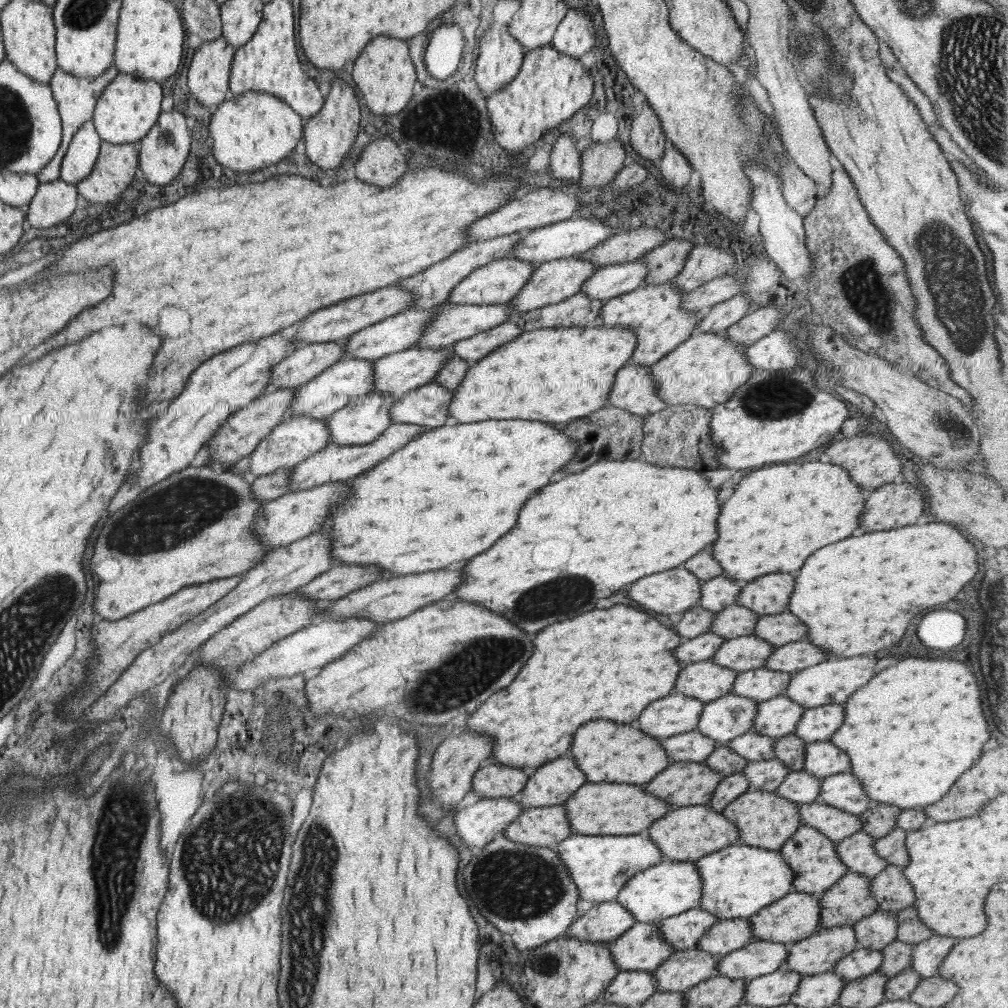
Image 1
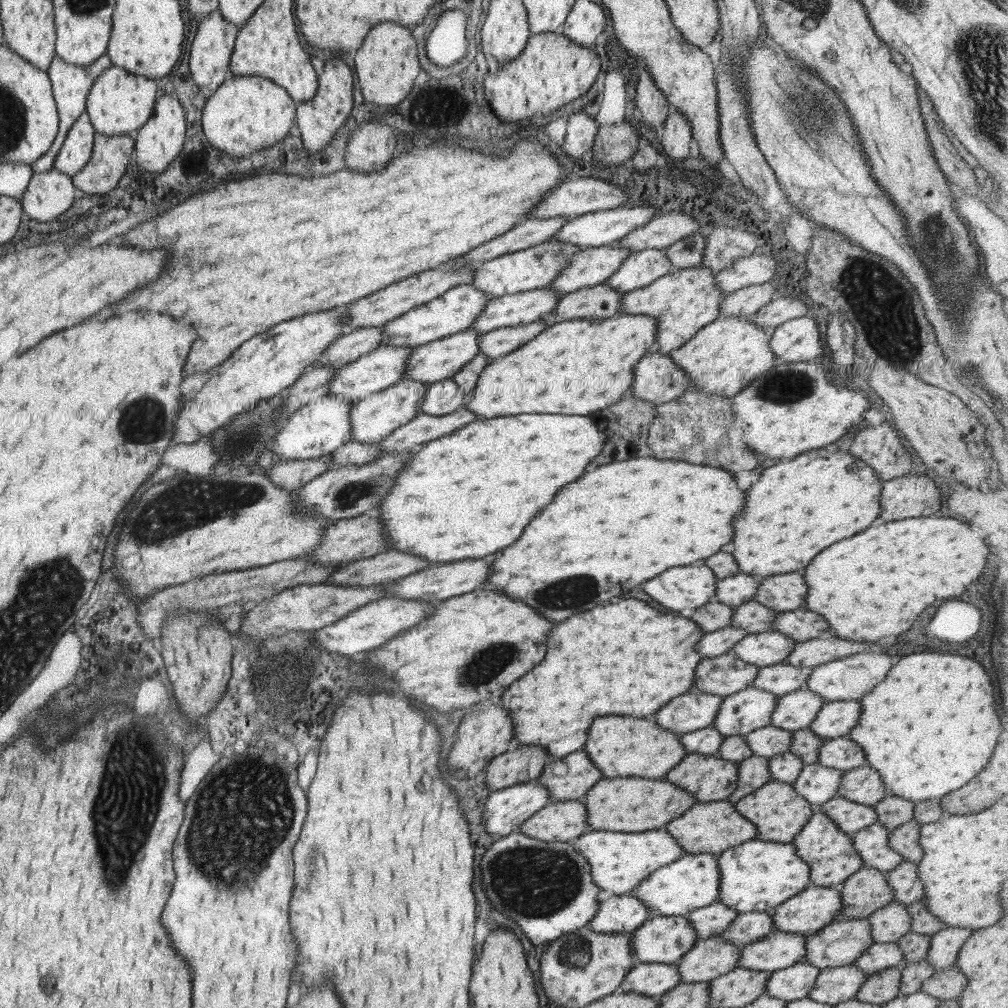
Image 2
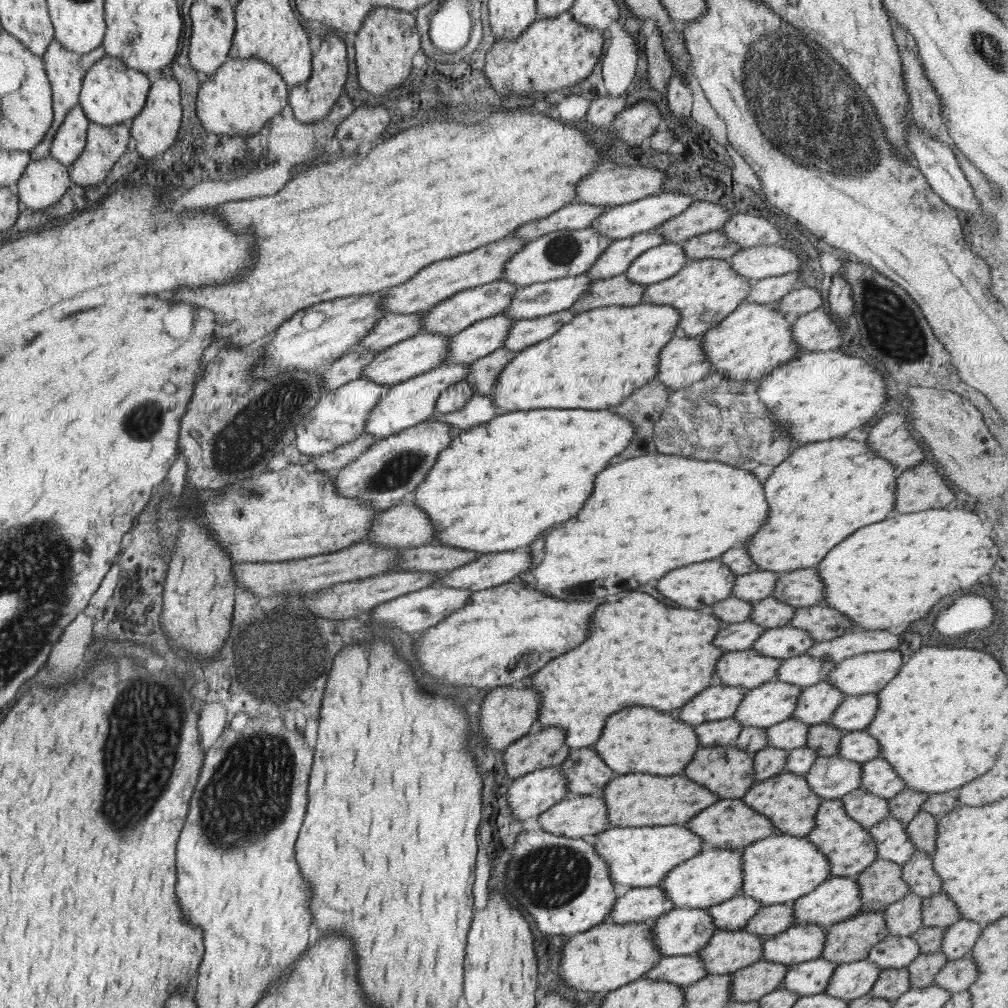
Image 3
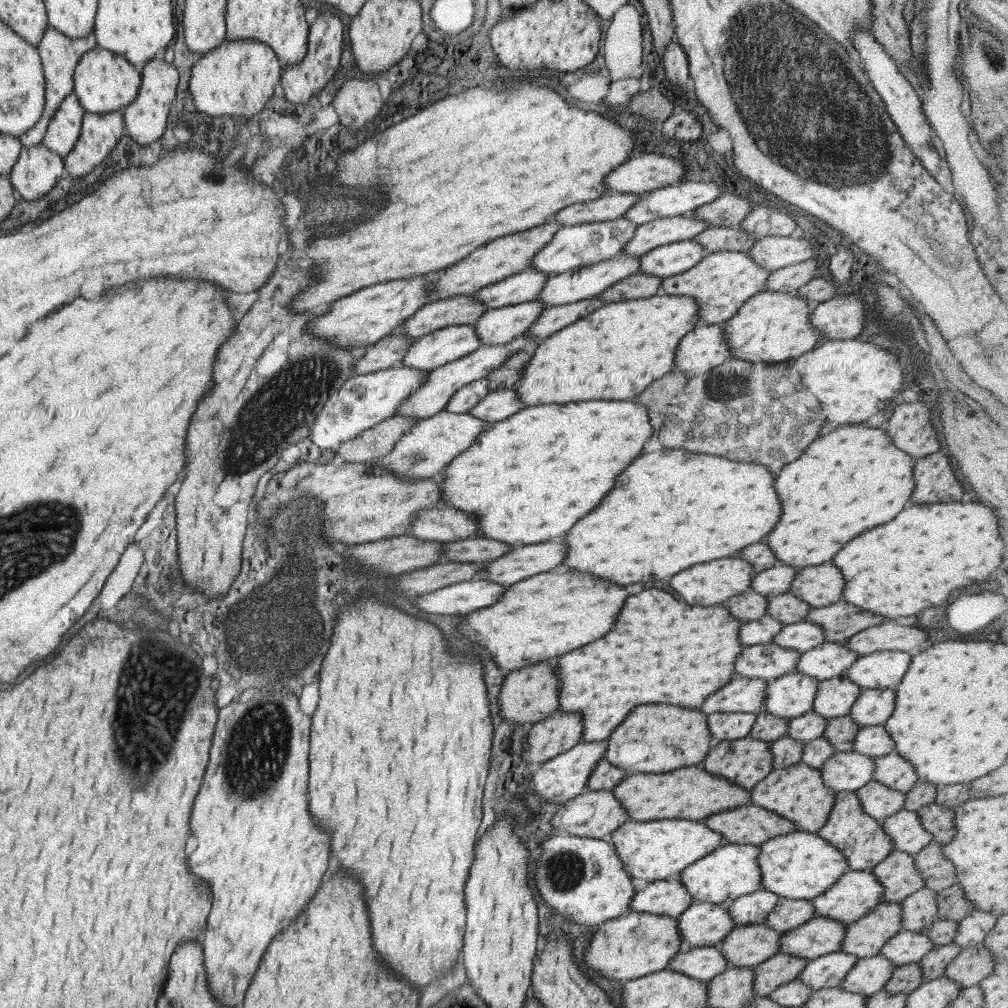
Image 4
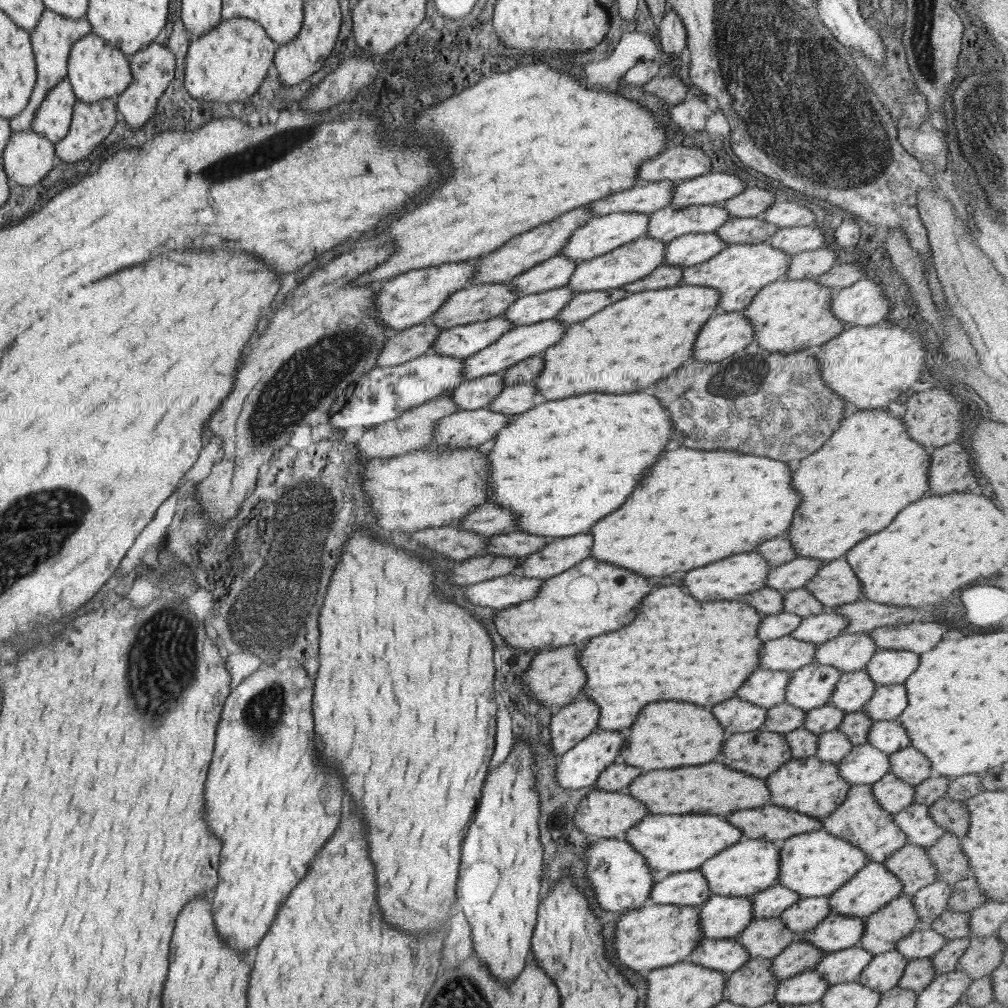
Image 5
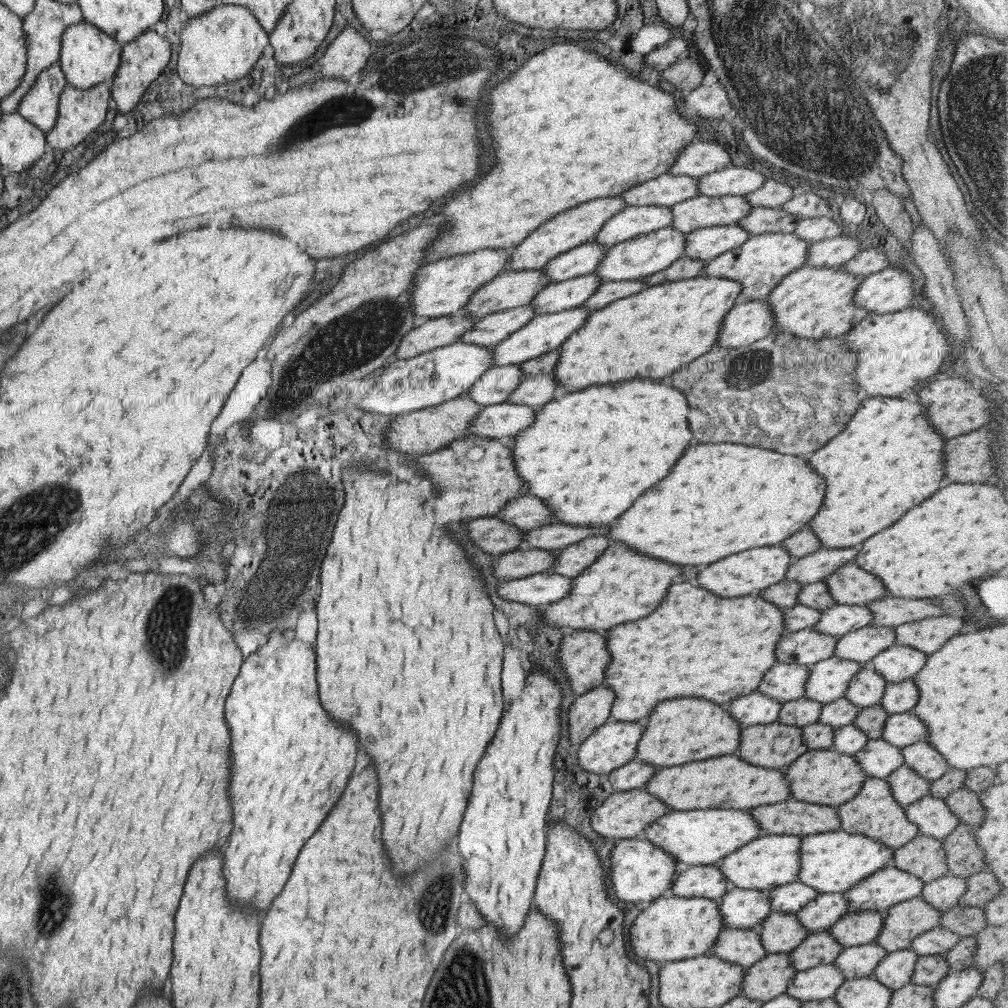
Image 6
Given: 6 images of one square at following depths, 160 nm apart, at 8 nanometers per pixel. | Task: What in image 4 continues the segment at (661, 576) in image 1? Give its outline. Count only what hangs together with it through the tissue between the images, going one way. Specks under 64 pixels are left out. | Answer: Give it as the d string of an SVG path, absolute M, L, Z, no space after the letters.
M721 558L721 560L711 560L707 564L695 564L683 572L677 572L675 576L669 578L669 588L691 606L724 605L730 596L749 590L752 576L753 569L747 562L739 558Z

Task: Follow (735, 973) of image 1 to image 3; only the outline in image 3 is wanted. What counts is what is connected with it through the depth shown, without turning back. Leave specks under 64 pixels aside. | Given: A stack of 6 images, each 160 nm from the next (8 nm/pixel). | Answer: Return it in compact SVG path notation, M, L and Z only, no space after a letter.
M793 924L775 937L764 938L760 954L762 960L788 966L820 958L823 944L825 928Z

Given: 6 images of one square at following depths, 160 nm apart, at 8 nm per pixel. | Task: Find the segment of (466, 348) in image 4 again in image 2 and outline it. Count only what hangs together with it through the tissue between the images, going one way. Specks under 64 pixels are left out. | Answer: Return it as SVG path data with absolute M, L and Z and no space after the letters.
M382 346L375 350L362 354L358 359L352 360L342 367L338 367L328 382L328 392L343 400L355 403L365 396L379 392L392 384L395 384L404 376L404 364L413 346Z

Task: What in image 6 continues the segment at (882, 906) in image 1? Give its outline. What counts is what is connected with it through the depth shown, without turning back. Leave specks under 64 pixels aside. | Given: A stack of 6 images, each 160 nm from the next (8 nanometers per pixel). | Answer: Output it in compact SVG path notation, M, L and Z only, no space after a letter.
M959 822L941 839L947 874L966 878L985 869L983 851L974 841L972 830L973 827Z

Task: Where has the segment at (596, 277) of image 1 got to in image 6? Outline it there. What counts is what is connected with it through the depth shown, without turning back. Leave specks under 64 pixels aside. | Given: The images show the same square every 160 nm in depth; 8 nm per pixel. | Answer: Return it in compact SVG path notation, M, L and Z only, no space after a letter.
M735 223L698 228L686 233L683 255L693 260L706 262L723 252L728 252L731 248L739 247L748 238L749 234Z

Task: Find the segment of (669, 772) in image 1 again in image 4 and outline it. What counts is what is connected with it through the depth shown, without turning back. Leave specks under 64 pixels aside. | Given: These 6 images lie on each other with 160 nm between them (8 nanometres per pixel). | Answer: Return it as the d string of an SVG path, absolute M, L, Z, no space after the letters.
M747 736L711 746L700 767L749 791L772 770L768 743Z

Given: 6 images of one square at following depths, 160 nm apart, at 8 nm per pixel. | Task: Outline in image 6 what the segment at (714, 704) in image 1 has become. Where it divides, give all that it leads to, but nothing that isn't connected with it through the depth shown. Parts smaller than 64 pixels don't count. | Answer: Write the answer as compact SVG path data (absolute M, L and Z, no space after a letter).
M834 656L808 666L803 697L821 704L843 697L851 677L863 666L865 664Z

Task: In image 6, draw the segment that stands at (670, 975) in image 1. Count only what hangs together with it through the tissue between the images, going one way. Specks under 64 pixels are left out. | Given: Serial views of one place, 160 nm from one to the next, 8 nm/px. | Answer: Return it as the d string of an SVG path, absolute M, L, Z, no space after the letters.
M771 912L757 927L761 947L767 954L789 953L809 934L794 913Z

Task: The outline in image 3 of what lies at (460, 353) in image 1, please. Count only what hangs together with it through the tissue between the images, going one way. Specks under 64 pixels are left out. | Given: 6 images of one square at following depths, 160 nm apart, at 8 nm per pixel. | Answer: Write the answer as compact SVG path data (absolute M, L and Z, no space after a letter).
M570 309L538 316L537 318L525 318L515 321L506 332L502 340L502 347L511 352L519 352L540 340L551 336L562 324L572 319L573 312Z

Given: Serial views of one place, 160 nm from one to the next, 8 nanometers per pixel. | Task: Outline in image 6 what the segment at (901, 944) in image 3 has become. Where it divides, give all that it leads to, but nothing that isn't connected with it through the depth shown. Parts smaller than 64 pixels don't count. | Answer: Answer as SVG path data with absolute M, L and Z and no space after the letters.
M936 927L915 936L911 941L910 950L917 956L945 954L959 941L959 935L942 928Z

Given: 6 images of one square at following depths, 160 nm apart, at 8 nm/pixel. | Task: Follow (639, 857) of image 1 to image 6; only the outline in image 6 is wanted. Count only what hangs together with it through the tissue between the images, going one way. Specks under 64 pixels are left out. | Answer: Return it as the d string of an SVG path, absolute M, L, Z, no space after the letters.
M707 808L667 812L645 826L640 837L668 852L676 862L697 866L718 863L725 855L760 836L760 833L761 828L758 828L748 809Z

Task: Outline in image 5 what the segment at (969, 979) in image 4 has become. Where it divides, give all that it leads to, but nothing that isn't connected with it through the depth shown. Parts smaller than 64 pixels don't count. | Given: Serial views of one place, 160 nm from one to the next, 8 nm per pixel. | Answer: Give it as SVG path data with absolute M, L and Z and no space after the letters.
M994 935L969 938L968 948L961 954L957 969L972 981L990 975L1002 961L1003 945Z

